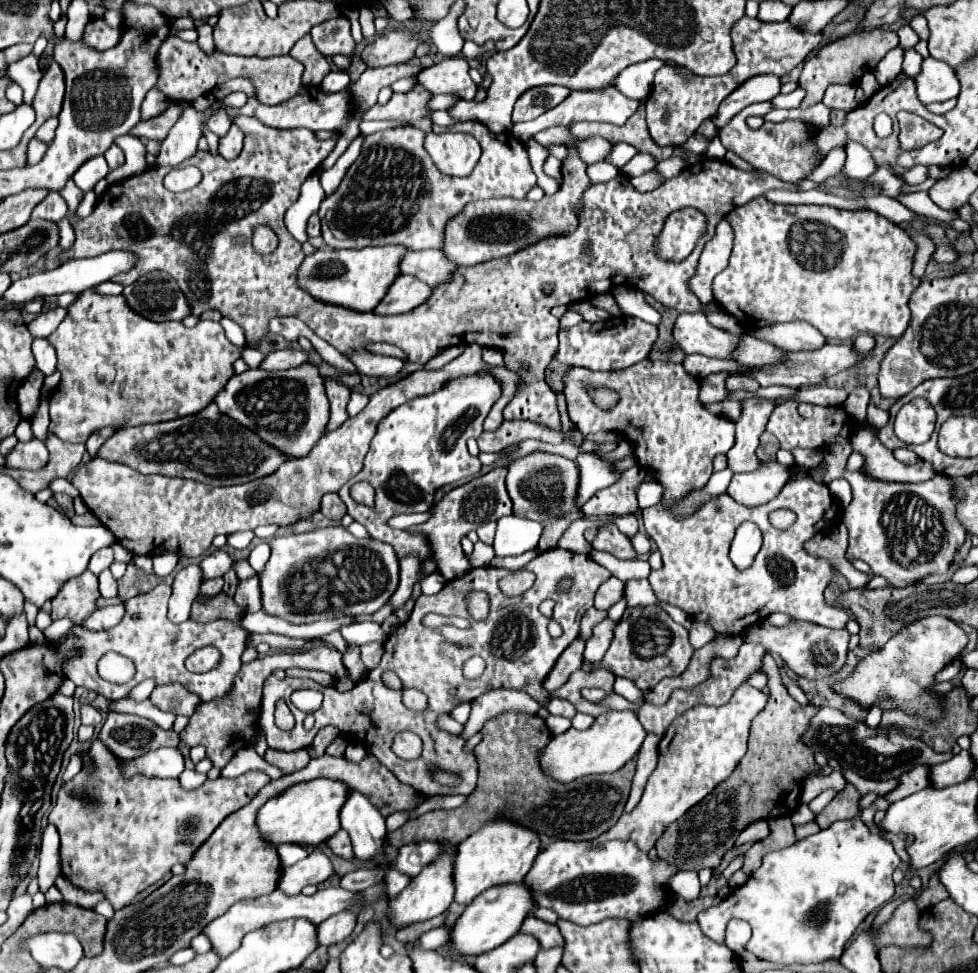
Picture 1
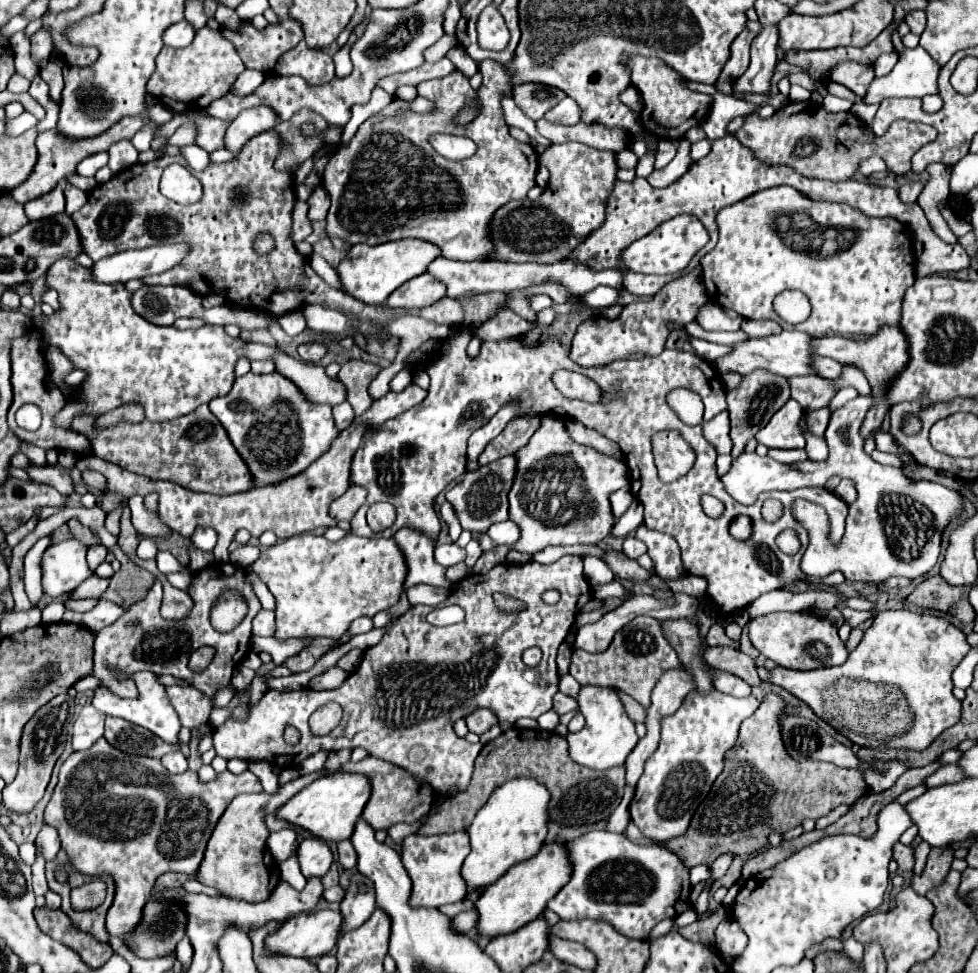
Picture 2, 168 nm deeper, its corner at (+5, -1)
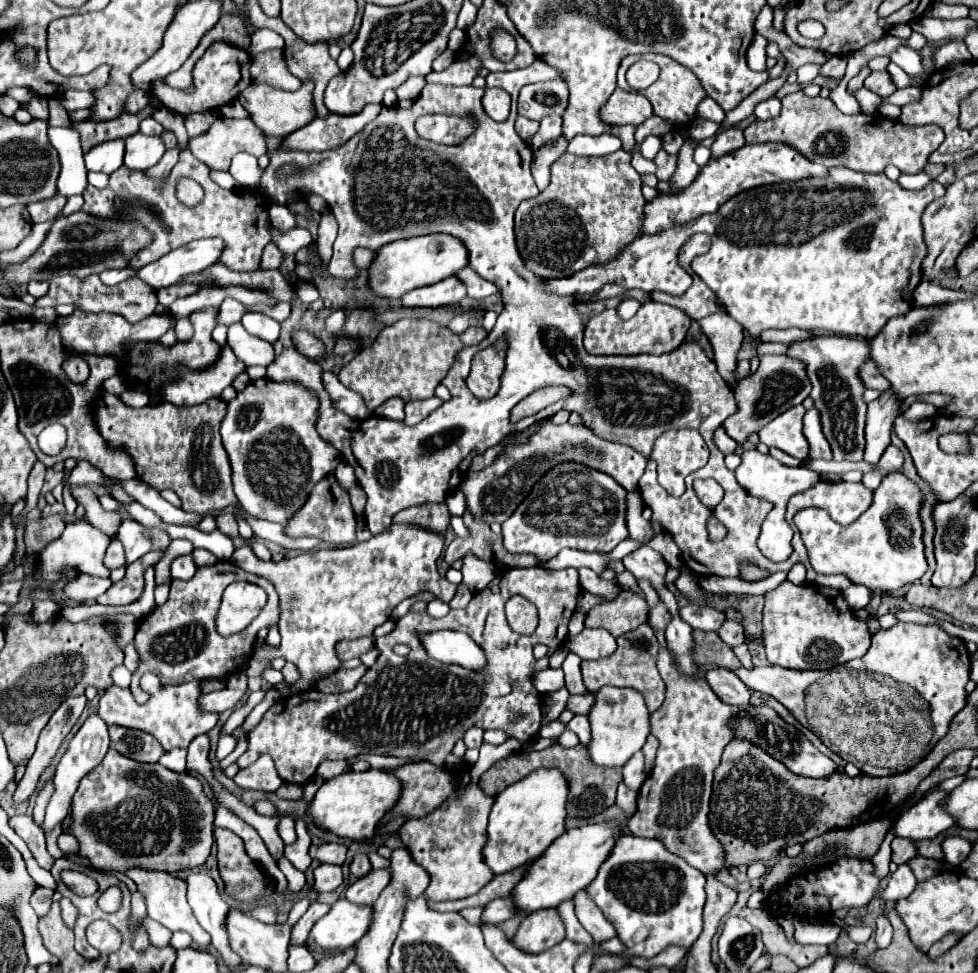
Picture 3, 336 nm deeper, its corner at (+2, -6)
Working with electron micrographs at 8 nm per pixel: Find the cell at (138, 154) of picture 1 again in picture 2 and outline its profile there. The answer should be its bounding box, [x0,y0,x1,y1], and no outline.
[132,122,156,152]

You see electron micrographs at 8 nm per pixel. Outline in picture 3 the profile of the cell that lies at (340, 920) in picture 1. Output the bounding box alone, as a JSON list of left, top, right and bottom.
[345,869,389,907]

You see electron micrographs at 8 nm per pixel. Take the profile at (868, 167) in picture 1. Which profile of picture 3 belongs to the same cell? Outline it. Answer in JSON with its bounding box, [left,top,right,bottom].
[897,171,932,190]

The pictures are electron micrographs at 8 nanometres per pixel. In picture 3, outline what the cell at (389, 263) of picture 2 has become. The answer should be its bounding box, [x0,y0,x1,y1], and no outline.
[367,235,467,299]

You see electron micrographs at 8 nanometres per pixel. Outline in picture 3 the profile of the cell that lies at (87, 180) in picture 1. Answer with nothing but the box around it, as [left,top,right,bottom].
[85,141,123,173]

